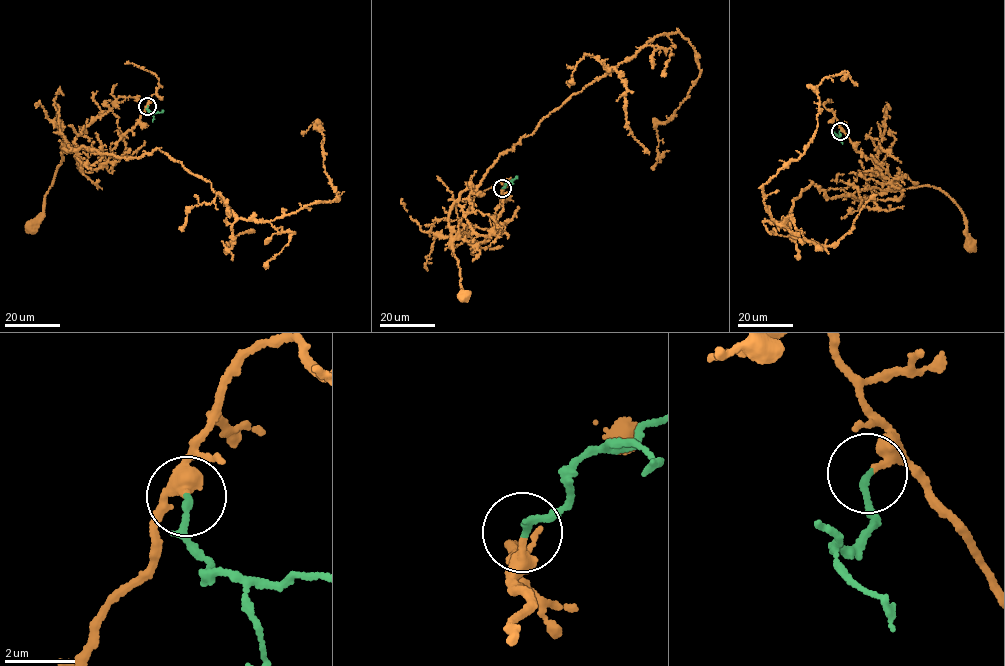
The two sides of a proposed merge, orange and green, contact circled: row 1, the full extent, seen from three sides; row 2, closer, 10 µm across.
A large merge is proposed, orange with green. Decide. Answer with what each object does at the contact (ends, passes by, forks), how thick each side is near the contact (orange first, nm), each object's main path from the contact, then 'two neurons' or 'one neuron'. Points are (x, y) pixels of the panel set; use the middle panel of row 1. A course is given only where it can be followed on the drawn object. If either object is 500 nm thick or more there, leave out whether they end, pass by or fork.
orange ends there; green ends there; 280 nm thick on the orange side, 180 nm on the other; orange runs (502, 189), (486, 236), (456, 201), (451, 209), (462, 295); green runs (502, 188), (517, 176); one neuron

